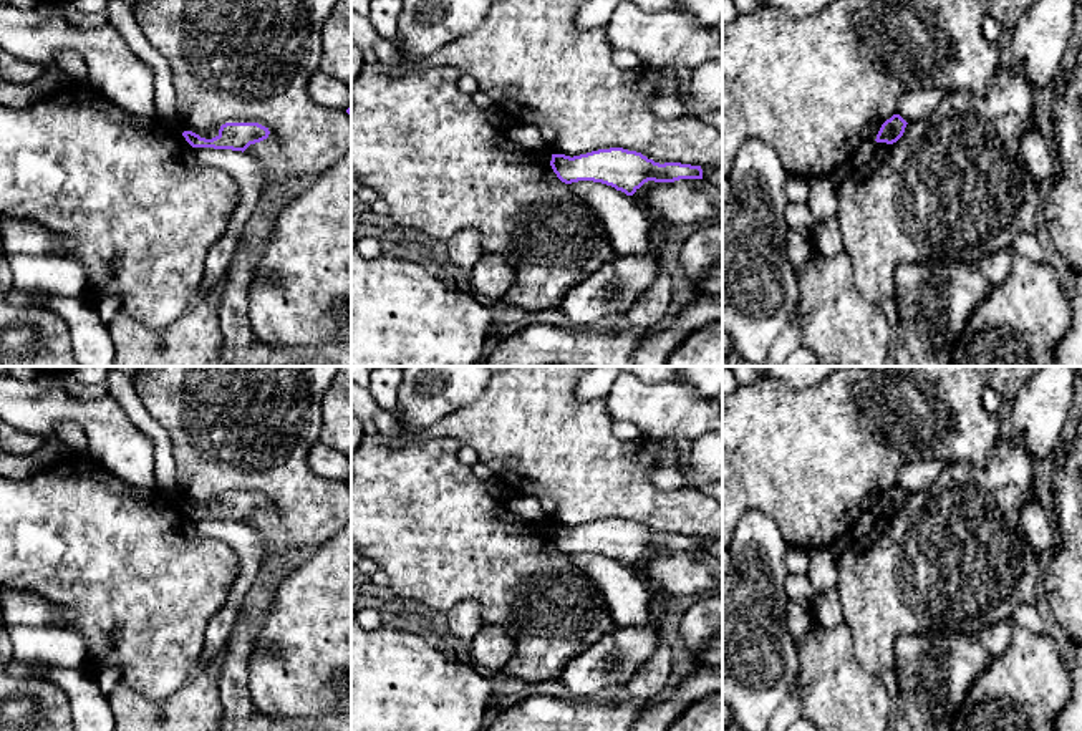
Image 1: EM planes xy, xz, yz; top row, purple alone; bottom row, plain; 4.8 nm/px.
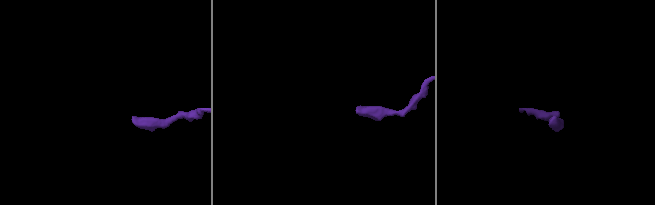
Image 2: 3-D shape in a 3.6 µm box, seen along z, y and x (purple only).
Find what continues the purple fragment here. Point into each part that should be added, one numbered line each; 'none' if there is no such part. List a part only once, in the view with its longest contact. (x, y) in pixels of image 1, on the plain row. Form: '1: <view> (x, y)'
none

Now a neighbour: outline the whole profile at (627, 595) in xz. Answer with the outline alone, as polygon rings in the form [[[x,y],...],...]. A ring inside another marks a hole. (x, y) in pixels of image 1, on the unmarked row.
[[[593,552],[572,554],[568,560],[600,590],[616,627],[648,622],[651,587],[633,567]]]

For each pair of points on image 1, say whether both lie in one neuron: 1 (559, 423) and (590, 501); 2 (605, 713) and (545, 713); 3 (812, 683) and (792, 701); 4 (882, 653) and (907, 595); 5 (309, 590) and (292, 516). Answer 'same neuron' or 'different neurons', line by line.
1: same neuron
2: same neuron
3: different neurons
4: same neuron
5: different neurons

